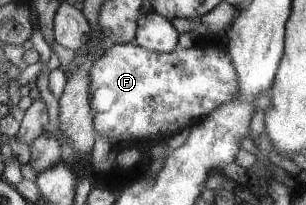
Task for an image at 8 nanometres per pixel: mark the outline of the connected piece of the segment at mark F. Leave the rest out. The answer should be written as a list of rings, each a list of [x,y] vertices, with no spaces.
[[[213,41],[196,42],[190,49],[182,49],[180,46],[170,53],[163,53],[157,51],[150,51],[144,46],[131,43],[117,43],[109,44],[107,50],[89,67],[91,90],[92,90],[92,107],[95,115],[96,131],[101,136],[105,136],[112,146],[111,150],[118,151],[119,148],[147,148],[147,146],[154,146],[161,144],[165,139],[168,139],[176,132],[183,130],[183,128],[192,128],[196,122],[203,120],[209,113],[218,109],[221,105],[229,104],[238,96],[240,92],[240,76],[238,75],[236,64],[232,61],[232,55],[229,48],[223,44],[215,43]]]

